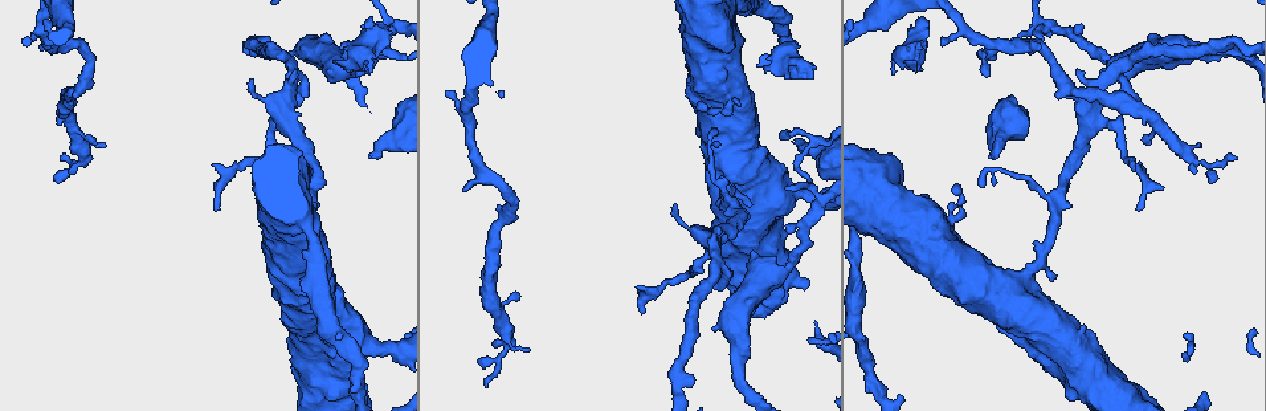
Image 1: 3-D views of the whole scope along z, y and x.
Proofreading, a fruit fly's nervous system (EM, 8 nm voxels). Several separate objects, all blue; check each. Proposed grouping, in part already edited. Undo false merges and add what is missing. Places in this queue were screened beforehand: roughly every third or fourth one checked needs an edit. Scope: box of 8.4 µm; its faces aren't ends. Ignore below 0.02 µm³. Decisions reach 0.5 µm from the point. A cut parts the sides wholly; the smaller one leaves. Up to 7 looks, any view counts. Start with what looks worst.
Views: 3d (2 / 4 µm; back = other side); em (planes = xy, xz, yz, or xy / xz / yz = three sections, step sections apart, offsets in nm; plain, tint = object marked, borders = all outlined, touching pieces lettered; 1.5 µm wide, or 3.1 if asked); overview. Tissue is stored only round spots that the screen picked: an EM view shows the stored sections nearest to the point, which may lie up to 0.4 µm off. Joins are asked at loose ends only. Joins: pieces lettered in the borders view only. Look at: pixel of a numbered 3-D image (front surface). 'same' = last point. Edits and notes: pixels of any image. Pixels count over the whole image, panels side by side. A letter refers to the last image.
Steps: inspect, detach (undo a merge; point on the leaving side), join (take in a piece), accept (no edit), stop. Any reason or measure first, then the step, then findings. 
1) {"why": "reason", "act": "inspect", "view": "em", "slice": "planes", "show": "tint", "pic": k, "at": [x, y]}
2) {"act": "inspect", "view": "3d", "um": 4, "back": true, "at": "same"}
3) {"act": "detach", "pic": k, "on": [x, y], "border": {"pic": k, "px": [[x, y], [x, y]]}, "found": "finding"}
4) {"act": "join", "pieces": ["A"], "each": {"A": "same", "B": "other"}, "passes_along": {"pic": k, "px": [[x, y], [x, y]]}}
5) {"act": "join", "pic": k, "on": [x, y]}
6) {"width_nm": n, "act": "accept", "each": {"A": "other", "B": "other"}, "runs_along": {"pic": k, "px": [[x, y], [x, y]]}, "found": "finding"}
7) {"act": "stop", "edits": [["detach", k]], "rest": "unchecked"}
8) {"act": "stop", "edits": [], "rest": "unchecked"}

{"act": "inspect", "view": "3d", "um": 4, "pic": 1, "at": [370, 154]}

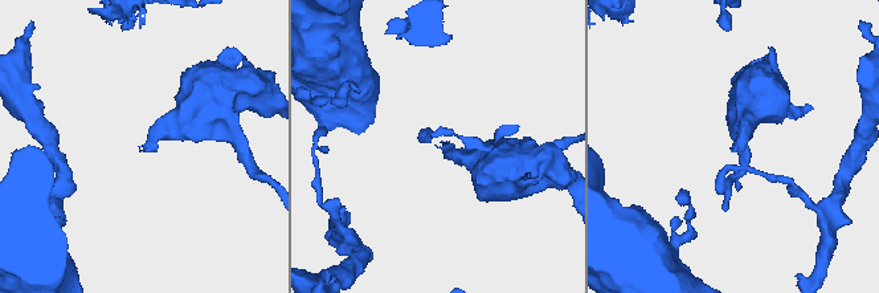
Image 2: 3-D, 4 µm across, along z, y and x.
{"why": "now the EM", "act": "inspect", "view": "em", "slice": "planes", "show": "borders", "pic": 2, "at": [735, 147]}

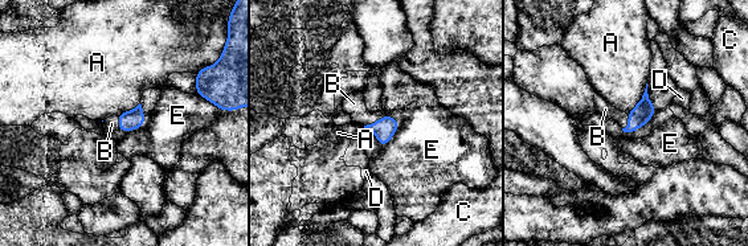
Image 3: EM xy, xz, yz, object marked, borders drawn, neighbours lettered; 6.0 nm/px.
{"longest_contact_nm": ["A", 240], "act": "join", "pieces": ["B"], "each": {"A": "other", "B": "same", "C": "other", "D": "other", "E": "other"}, "passes_along": {"pic": 3, "px": [[384, 128], [374, 122], [354, 103]]}, "found": "it goes on there"}

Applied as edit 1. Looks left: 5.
{"why": "thin end", "act": "inspect", "view": "em", "slice": "planes", "show": "borders", "pic": 1, "at": [371, 72]}

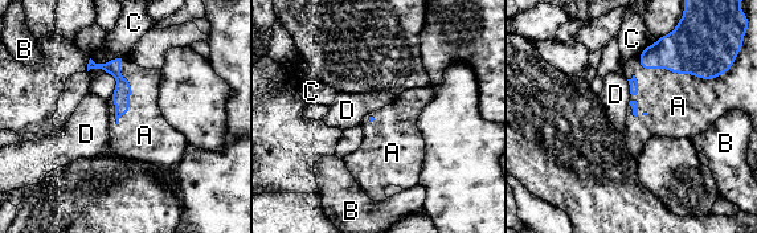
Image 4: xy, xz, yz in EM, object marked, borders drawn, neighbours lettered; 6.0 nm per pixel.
{"longest_contact_nm": ["A", 400], "act": "join", "pieces": ["A"], "each": {"A": "same", "B": "other", "C": "other", "D": "other"}, "passes_along": {"pic": 4, "px": [[123, 88], [130, 94], [144, 133]]}, "found": "the neuron continues"}

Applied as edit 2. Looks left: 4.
{"act": "inspect", "view": "overview"}

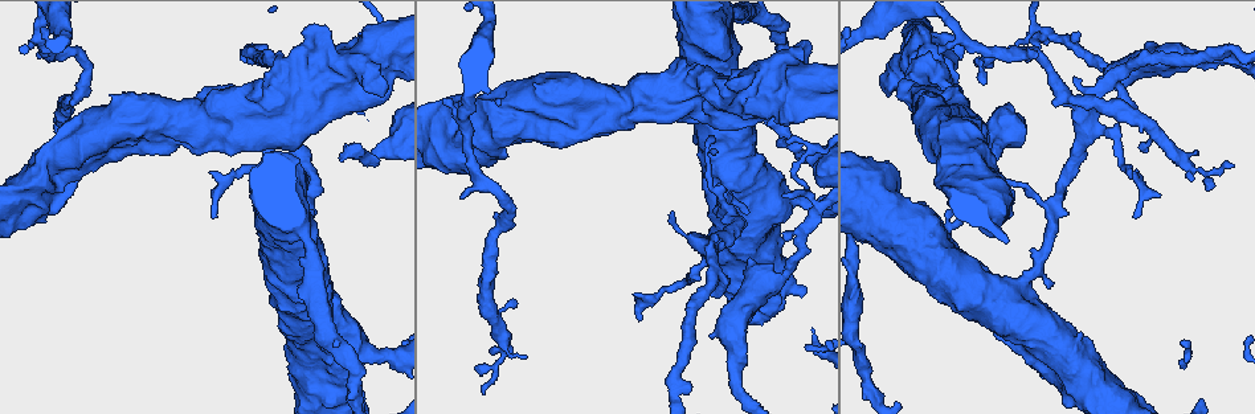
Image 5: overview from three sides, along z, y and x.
{"why": "stops while still wide", "act": "inspect", "view": "em", "slice": "planes", "show": "borders", "pic": 5, "at": [907, 91]}

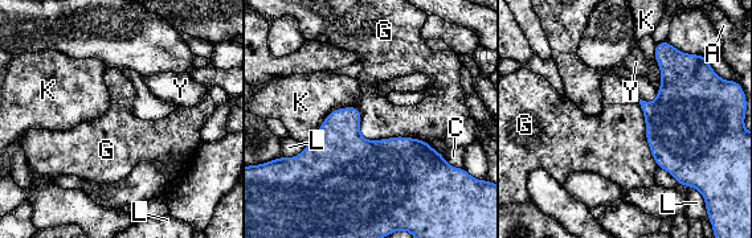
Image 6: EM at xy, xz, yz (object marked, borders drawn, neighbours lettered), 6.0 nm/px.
{"act": "accept", "each": {"A": "other", "C": "other", "G": "other", "K": "other", "L": "other", "Y": "other"}, "border": {"pic": 6, "px": [[355, 105], [364, 138], [425, 140]]}, "found": "none of them fits"}

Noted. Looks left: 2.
{"act": "stop", "edits": [["join", 3], ["join", 4]], "rest": "unchecked"}

